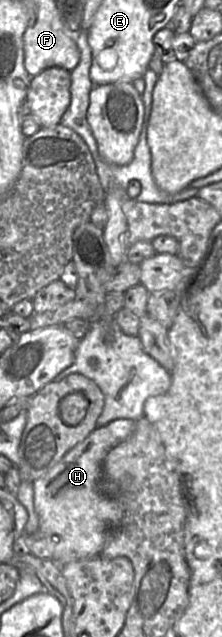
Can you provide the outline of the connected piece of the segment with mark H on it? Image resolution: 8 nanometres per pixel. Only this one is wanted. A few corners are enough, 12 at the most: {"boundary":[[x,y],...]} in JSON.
{"boundary":[[136,420],[97,427],[34,481],[60,567],[99,555],[121,503],[98,482]]}

